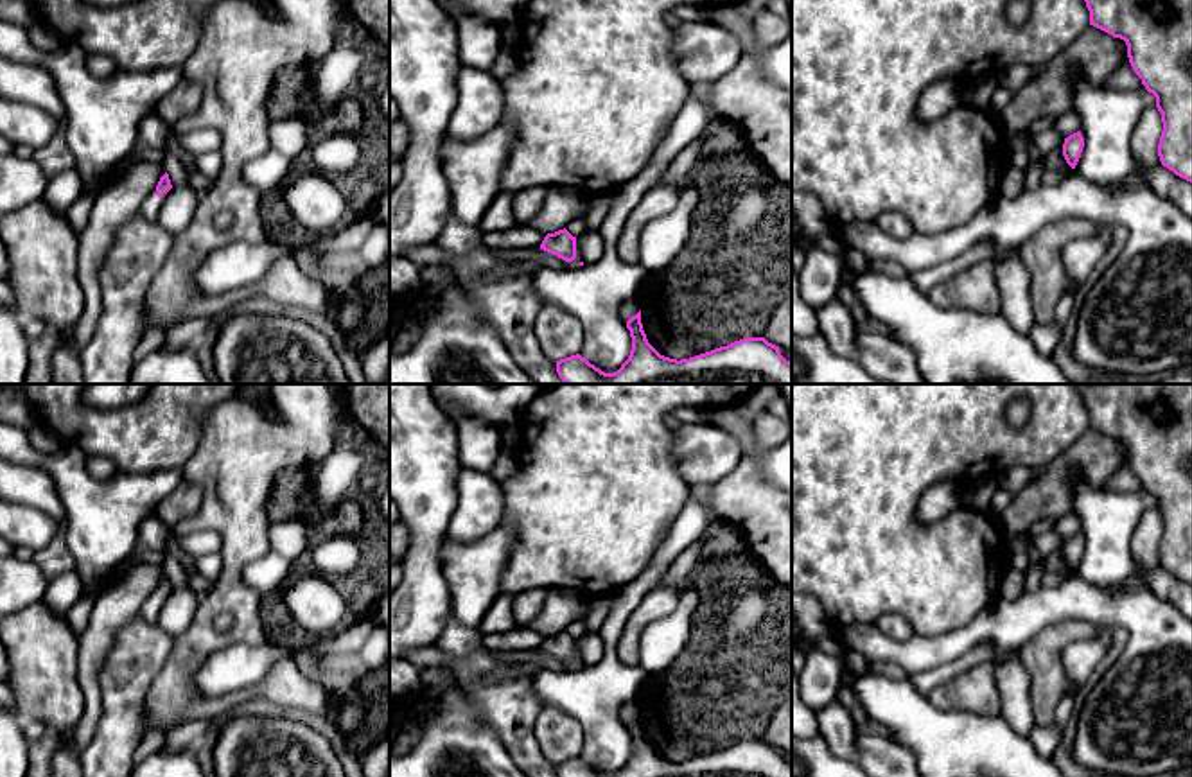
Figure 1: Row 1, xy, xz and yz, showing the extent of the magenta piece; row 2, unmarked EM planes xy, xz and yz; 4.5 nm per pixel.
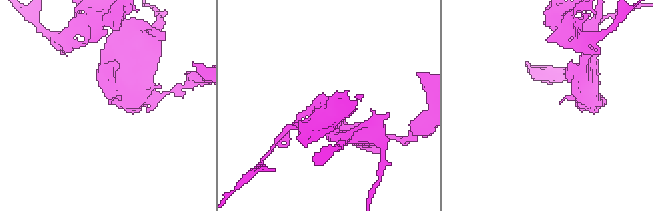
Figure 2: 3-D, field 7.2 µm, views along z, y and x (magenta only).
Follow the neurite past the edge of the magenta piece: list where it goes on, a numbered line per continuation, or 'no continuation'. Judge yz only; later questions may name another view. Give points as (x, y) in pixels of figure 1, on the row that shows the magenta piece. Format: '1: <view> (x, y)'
no continuation

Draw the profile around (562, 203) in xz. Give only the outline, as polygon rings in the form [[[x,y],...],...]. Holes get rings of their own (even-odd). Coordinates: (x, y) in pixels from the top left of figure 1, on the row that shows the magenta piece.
[[[549,187],[542,210],[528,223],[544,235],[564,230],[587,205],[578,187]]]

